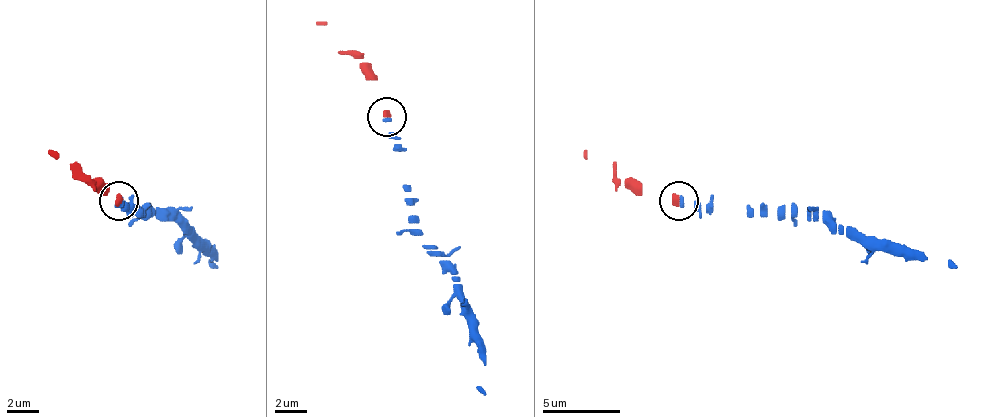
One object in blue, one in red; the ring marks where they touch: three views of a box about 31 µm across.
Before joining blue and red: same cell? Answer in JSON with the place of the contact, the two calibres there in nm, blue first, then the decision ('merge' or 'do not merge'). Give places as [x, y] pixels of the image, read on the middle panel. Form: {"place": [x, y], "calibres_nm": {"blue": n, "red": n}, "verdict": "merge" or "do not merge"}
{"place": [387, 116], "calibres_nm": {"blue": 320, "red": 360}, "verdict": "merge"}

